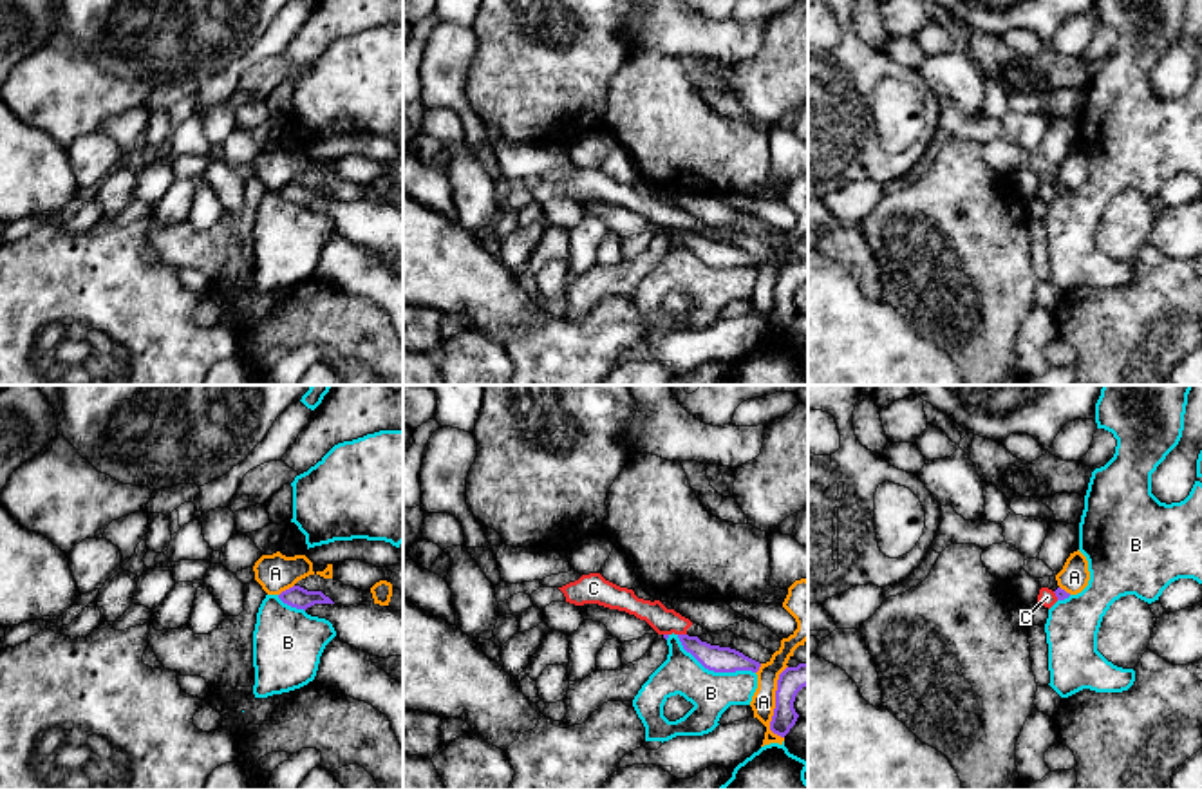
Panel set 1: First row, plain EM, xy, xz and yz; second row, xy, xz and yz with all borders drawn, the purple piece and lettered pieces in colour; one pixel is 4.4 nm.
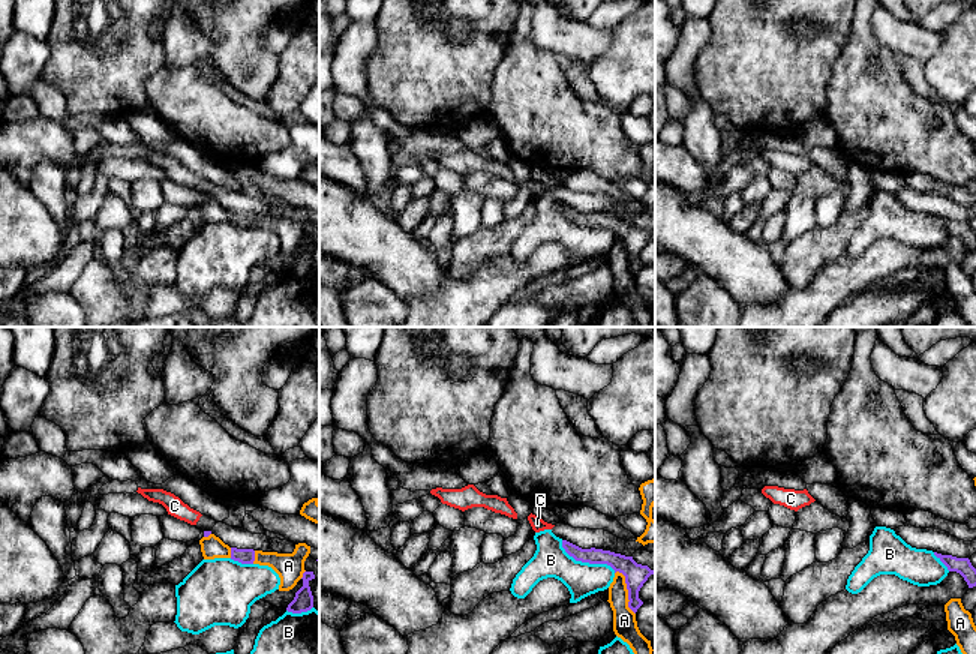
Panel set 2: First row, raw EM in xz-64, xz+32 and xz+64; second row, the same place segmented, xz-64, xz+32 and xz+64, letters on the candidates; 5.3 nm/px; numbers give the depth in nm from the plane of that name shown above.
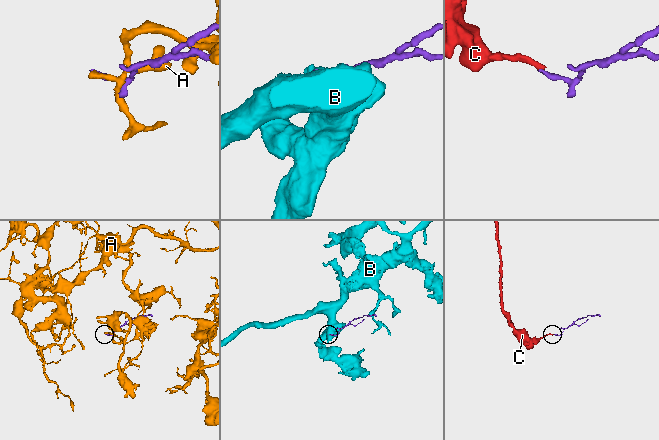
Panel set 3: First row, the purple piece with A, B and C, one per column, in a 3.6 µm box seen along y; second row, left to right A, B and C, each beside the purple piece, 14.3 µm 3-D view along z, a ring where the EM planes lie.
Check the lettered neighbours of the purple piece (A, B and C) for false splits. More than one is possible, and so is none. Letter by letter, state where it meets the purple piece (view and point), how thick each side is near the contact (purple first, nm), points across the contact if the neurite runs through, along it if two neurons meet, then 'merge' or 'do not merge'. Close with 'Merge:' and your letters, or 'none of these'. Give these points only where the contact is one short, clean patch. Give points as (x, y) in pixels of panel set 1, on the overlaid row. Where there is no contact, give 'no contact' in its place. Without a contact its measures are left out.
A: contact xz (776, 704); calibres 110 and 110 nm; do not merge
B: contact xz (713, 669); calibres 120 and 190 nm; do not merge
C: contact xz (682, 635); calibres 120 and 120 nm; border xz (678, 633), (685, 635); do not merge
Merge: none of these

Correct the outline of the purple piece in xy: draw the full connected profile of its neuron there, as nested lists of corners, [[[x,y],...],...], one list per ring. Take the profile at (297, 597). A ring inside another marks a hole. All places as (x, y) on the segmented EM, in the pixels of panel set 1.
[[[293,586],[278,595],[278,598],[296,609],[307,609],[315,604],[334,604],[329,597],[322,591],[307,591],[300,586]]]

